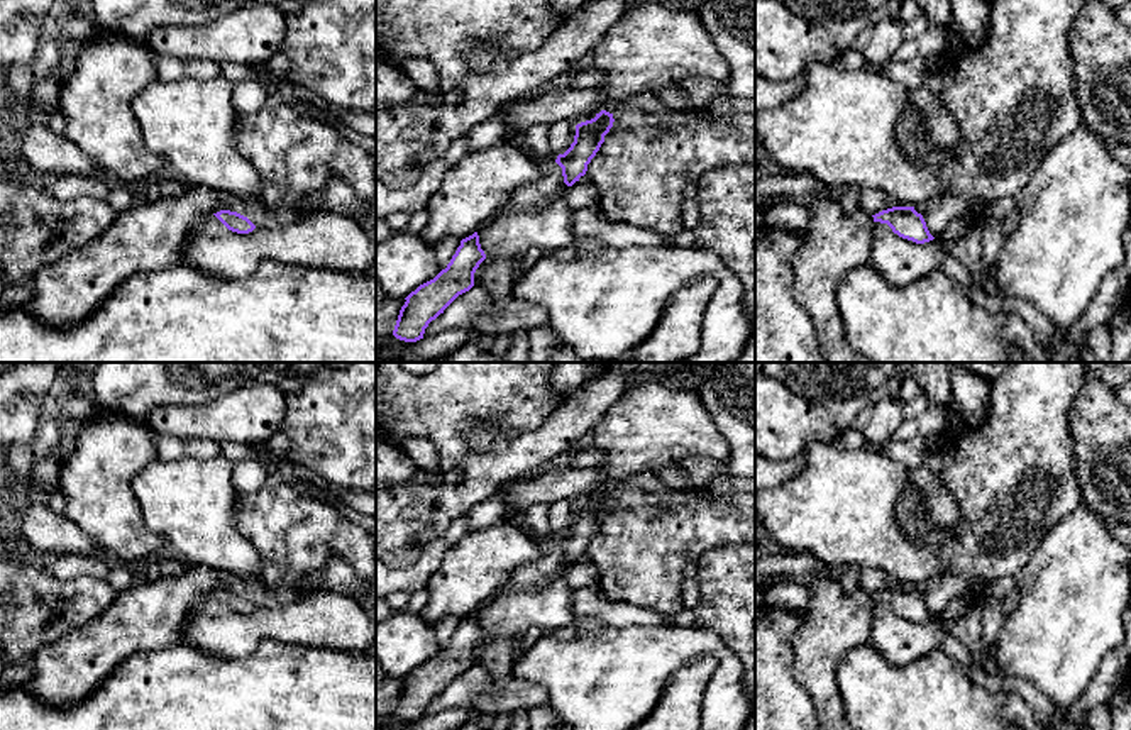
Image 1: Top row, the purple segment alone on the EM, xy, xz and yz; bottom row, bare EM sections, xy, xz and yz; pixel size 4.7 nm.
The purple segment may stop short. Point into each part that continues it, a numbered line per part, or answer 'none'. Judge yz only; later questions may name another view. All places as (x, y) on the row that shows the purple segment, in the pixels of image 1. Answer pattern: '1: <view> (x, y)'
1: yz (833, 243)

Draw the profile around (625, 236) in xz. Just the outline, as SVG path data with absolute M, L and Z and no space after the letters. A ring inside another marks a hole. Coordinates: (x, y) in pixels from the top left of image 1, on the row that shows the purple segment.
M598 207L574 210L571 230L574 237L599 237L604 246L616 249L665 246L665 235L628 224L610 224Z

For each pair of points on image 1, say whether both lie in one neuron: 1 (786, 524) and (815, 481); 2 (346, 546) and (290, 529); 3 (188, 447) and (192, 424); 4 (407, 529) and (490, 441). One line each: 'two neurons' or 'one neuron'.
1: one neuron
2: one neuron
3: two neurons
4: one neuron

